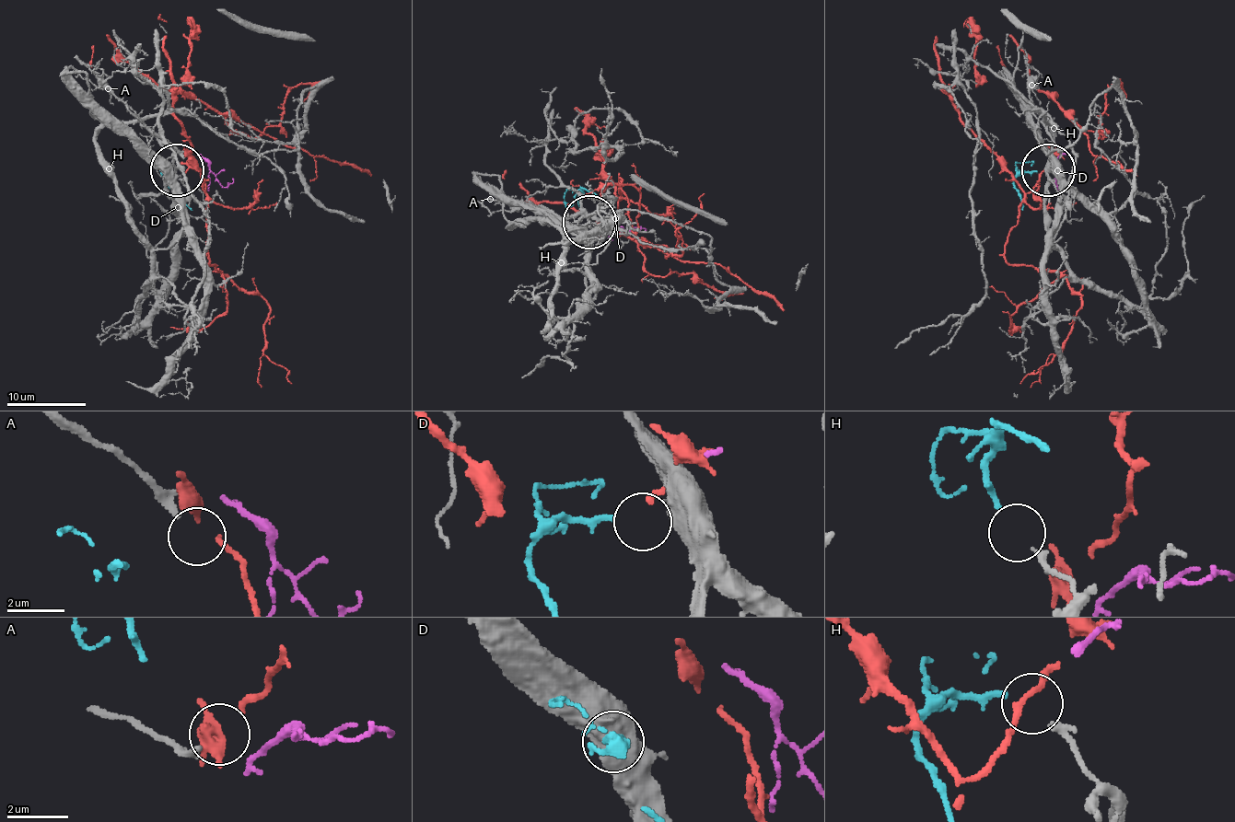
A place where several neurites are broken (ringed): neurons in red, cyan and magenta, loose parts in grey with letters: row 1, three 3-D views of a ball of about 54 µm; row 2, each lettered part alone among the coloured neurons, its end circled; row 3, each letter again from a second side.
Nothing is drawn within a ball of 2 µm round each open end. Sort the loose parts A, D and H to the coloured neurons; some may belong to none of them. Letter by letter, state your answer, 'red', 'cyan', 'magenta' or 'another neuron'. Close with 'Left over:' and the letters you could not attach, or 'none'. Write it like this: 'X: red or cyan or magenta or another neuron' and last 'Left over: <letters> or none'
A: another neuron
D: cyan
H: another neuron
Left over: A, H

